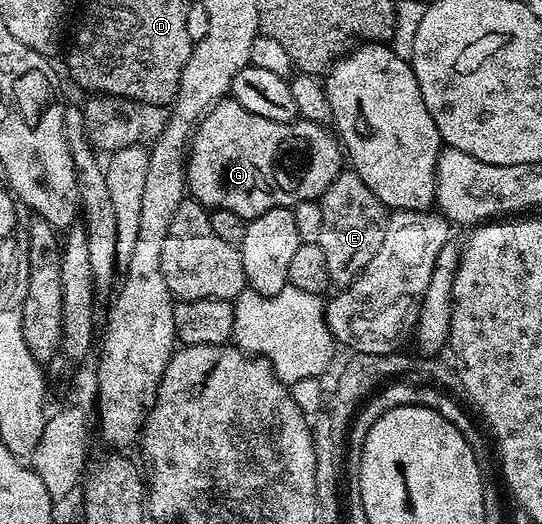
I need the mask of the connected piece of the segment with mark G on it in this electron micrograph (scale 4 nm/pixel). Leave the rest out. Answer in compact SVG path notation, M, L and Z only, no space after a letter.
M226 97L201 120L199 130L189 144L185 178L188 194L205 208L231 209L231 213L239 213L239 217L248 221L267 213L267 209L293 209L296 203L305 203L308 199L320 200L327 185L341 170L343 148L338 136L328 126L300 117L291 123L271 121L259 113L251 113L251 109L243 109L243 105L239 105L232 97Z

